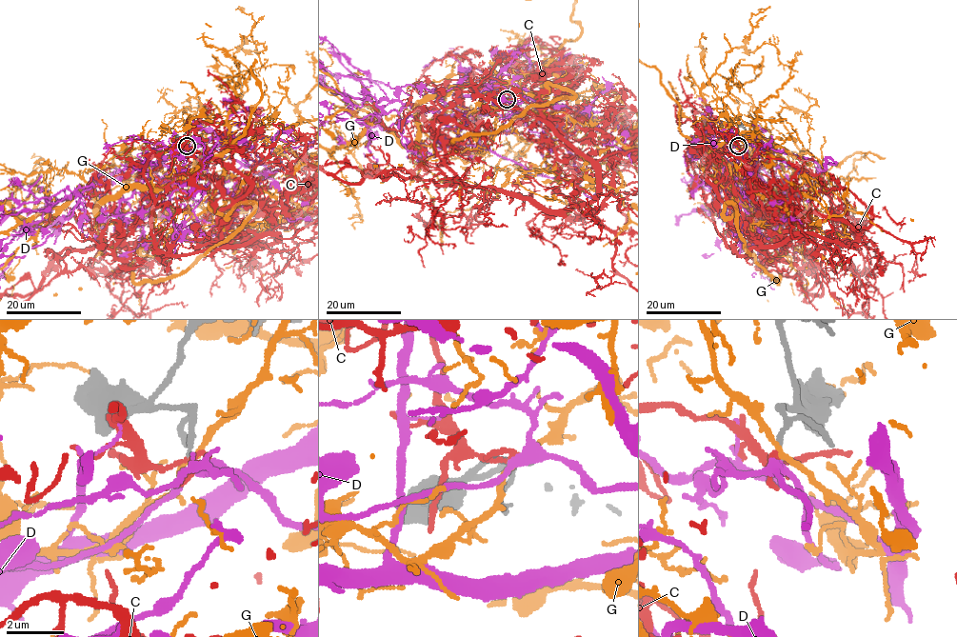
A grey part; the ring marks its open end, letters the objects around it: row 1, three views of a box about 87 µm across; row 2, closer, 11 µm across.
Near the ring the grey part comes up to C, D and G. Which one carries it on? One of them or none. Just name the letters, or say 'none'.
D

